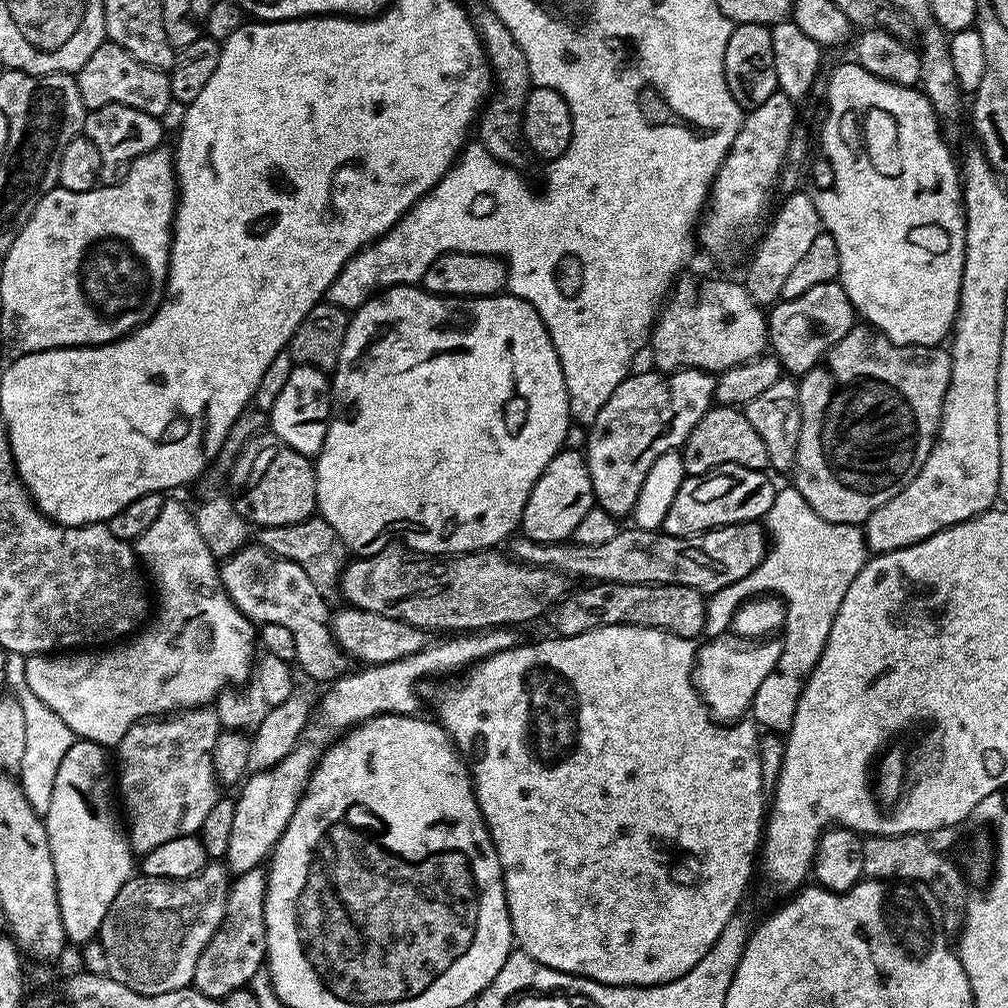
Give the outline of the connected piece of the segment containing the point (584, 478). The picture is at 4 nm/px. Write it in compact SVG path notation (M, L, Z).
M568 451L559 452L550 462L550 466L542 470L538 482L534 482L534 490L530 490L530 498L520 519L523 535L539 544L562 544L571 541L574 530L578 530L578 522L582 522L583 516L596 504L585 453Z

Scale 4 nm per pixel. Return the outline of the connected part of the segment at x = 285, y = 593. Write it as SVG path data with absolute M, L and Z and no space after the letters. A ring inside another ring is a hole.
M252 542L247 548L238 550L238 554L227 557L219 569L226 594L245 618L260 626L277 623L290 630L297 647L295 663L298 668L300 664L309 681L331 682L349 675L350 657L332 633L329 601L318 590L318 586L310 582L302 566L267 552Z

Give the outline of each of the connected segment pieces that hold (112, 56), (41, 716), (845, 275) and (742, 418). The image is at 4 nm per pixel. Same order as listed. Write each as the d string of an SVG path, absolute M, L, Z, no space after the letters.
M105 42L86 58L86 62L75 73L78 94L82 94L82 102L85 109L91 110L110 106L111 104L121 104L130 106L134 110L142 110L142 114L151 116L167 117L168 107L173 107L172 91L165 69L146 66L134 58L122 46Z
M10 652L6 658L6 678L8 688L21 703L23 717L26 718L26 754L22 758L22 766L18 770L18 781L25 792L26 802L33 807L37 814L45 817L50 810L50 794L54 794L54 778L58 778L58 766L62 758L66 758L66 750L74 742L70 726L30 690L26 682L26 659L16 652Z
M849 62L840 64L828 80L828 117L824 120L824 133L820 144L824 147L823 155L833 168L833 184L828 189L813 187L810 195L820 215L823 231L829 232L838 245L838 262L840 263L839 284L844 287L853 309L865 316L871 327L877 328L882 335L895 344L917 344L923 348L943 345L949 339L956 322L958 298L962 286L962 266L966 250L966 222L964 221L964 190L962 173L958 167L957 157L952 157L946 141L940 137L941 121L932 108L932 103L919 87L907 88L889 80L870 74L870 70L861 64Z
M713 406L707 414L690 430L684 447L679 449L684 463L684 471L690 476L705 476L707 472L719 470L726 464L737 464L750 470L765 471L768 468L766 445L746 414L736 406Z

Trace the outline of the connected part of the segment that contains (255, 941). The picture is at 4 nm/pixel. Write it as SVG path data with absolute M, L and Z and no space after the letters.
M263 867L239 873L231 881L226 902L226 914L206 950L202 950L202 958L198 958L198 966L194 966L194 978L191 987L206 994L211 1000L223 1001L234 990L251 985L254 974L265 967L268 947L266 946L266 886L268 873Z

